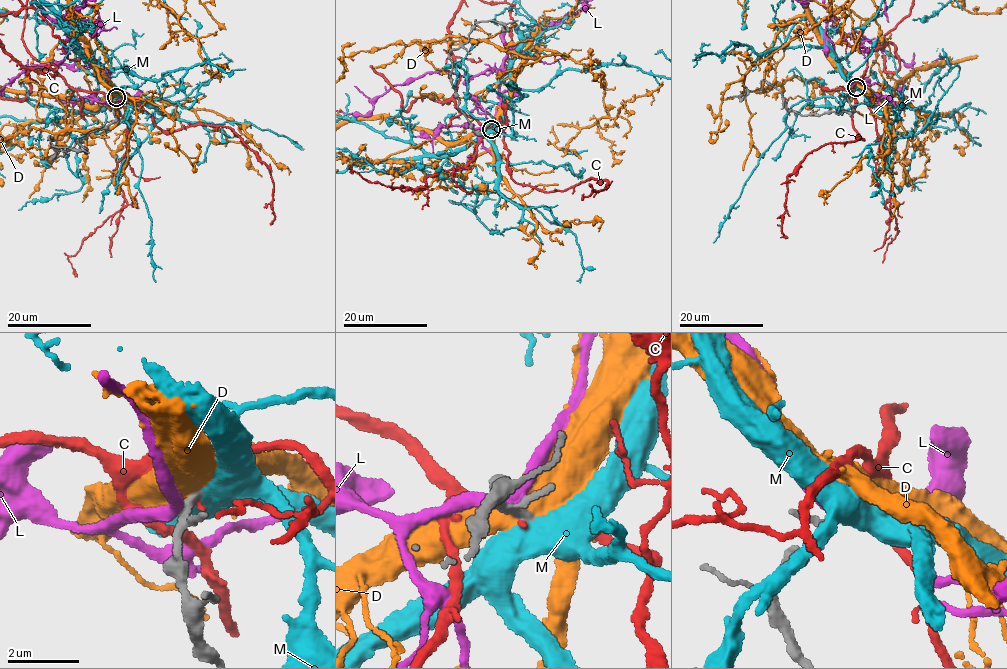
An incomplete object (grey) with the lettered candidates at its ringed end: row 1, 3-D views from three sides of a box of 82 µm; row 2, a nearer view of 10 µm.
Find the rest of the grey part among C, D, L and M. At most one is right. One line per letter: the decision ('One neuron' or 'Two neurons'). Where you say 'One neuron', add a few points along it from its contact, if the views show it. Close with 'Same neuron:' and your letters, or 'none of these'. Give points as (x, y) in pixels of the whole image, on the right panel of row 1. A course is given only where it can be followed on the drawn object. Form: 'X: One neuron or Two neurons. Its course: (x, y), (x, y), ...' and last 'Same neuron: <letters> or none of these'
C: Two neurons
D: Two neurons
L: Two neurons
M: Two neurons
Same neuron: none of these

